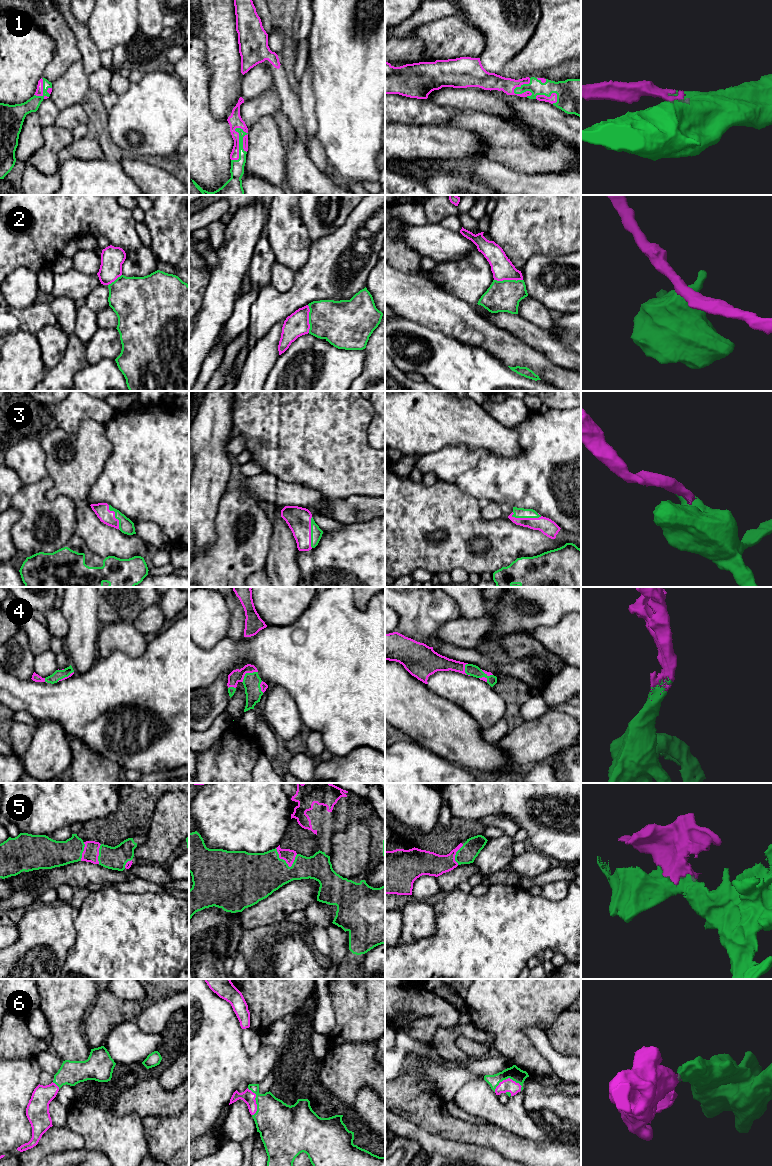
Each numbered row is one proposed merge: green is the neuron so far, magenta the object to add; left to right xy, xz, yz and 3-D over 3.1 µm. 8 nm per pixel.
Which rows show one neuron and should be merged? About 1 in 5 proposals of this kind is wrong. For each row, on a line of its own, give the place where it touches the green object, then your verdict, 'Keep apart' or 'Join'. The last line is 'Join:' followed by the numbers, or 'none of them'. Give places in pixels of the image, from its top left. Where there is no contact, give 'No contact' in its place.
1: Touches green at xz (239, 145). Join
2: Touches green at yz (508, 280). Keep apart
3: Touches green at yz (526, 517). Join
4: Touches green at xz (247, 673). Join
5: Touches green at xz (281, 859). Join
6: Touches green at yz (506, 1078). Join
Join: 1, 3, 4, 5, 6

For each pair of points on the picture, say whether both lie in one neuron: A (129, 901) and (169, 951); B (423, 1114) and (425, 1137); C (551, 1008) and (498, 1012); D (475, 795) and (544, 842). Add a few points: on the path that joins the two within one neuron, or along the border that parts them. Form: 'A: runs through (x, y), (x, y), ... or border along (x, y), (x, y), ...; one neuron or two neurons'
A: runs through (137, 913), (162, 939); one neuron
B: border along (402, 1119), (409, 1120), (424, 1129); two neurons
C: runs through (538, 1008), (511, 1008); one neuron
D: runs through (494, 795), (503, 795), (531, 823); one neuron

